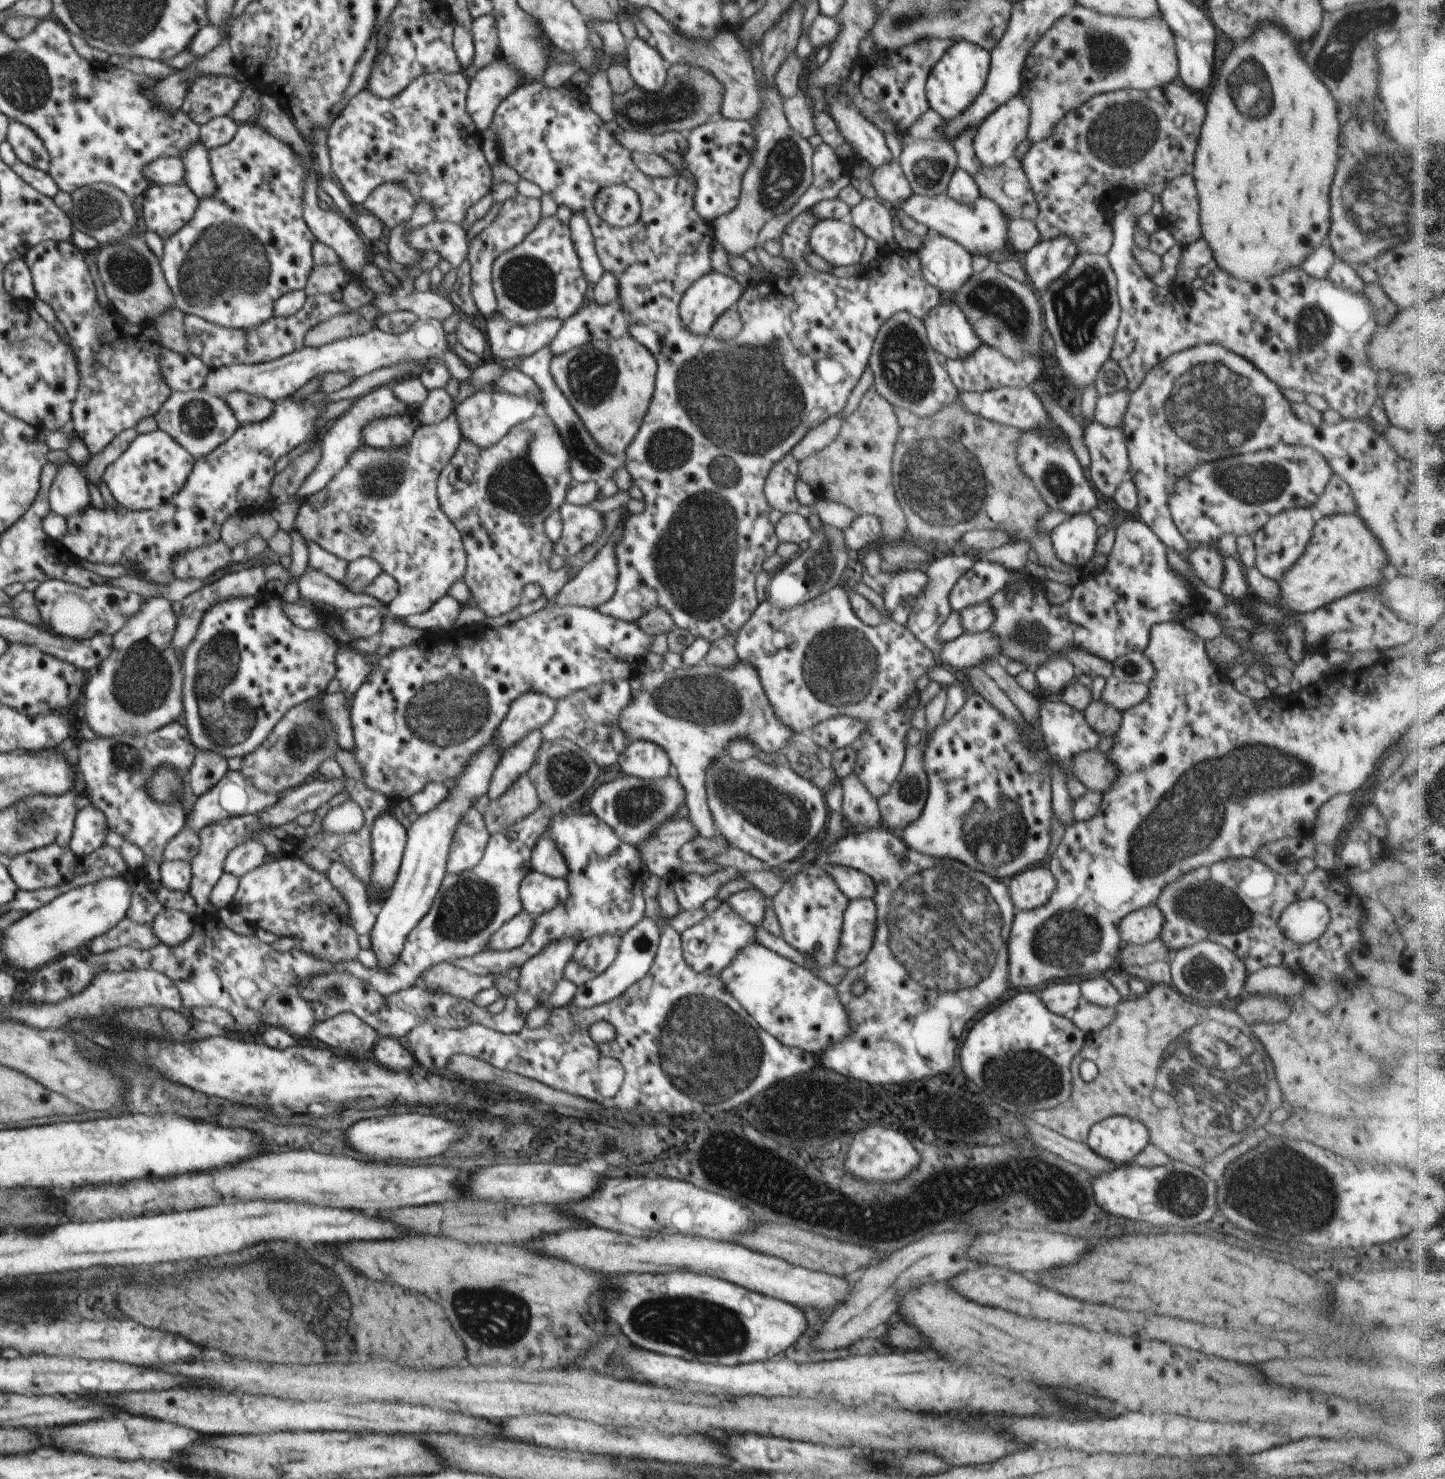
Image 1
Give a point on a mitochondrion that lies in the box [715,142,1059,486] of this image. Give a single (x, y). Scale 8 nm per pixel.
(907, 371)

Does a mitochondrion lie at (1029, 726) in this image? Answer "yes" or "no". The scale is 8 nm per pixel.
no

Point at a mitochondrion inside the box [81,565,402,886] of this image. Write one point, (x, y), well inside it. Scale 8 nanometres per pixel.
(227, 719)

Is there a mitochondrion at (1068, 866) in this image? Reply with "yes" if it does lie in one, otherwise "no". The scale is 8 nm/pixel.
no

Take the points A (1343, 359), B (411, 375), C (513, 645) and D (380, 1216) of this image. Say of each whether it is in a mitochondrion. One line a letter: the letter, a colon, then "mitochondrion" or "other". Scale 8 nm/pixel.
A: mitochondrion
B: other
C: other
D: other

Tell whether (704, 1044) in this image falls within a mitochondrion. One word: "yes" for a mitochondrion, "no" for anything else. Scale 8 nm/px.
yes

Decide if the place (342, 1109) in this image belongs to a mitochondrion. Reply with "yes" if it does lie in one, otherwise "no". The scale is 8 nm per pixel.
no

